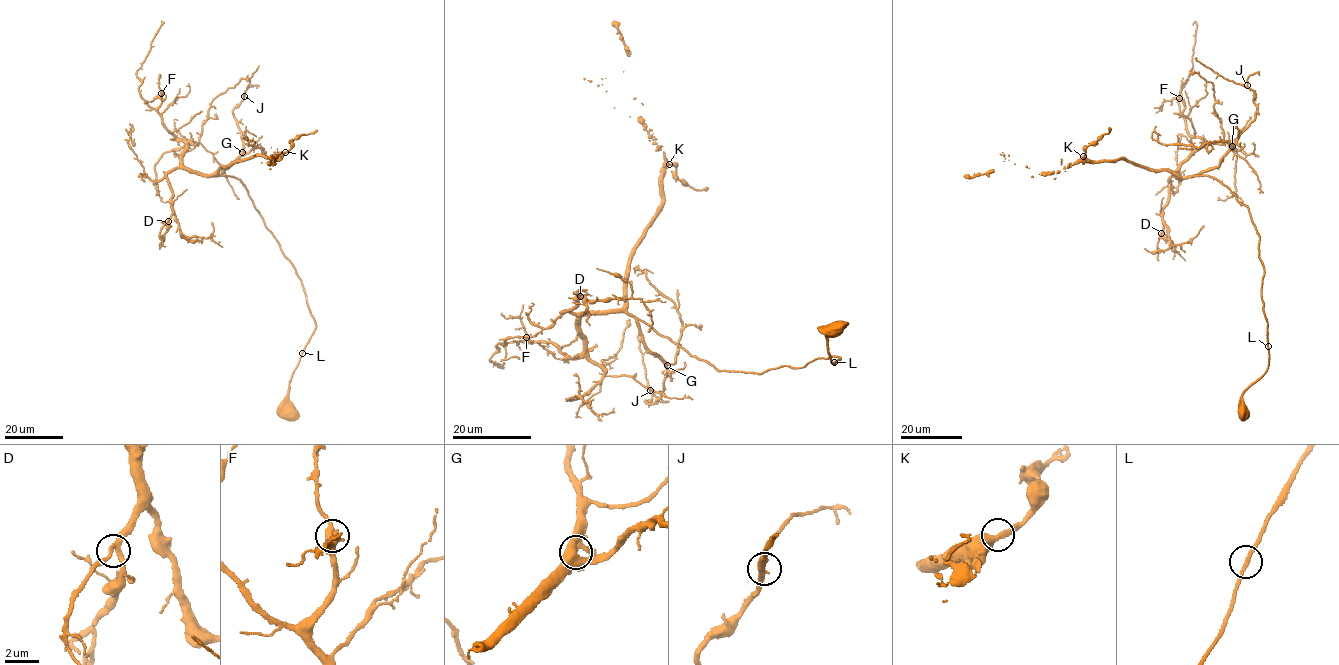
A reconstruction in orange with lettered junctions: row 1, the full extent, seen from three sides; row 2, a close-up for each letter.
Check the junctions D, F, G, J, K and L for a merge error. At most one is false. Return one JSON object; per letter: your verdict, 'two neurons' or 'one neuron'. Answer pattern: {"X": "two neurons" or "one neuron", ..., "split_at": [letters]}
{"D": "one neuron", "F": "one neuron", "G": "one neuron", "J": "one neuron", "K": "one neuron", "L": "one neuron", "split_at": []}

